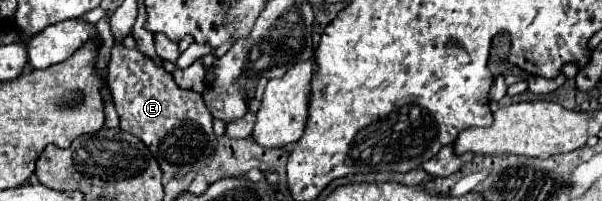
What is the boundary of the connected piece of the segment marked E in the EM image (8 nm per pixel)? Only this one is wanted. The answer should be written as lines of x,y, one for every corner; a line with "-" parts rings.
115,41
111,49
107,79
121,119
121,129
147,145
163,173
185,175
207,163
215,151
217,137
211,131
213,115
207,111
201,93
177,87
171,73
159,67
151,57
137,49
127,49
119,41

